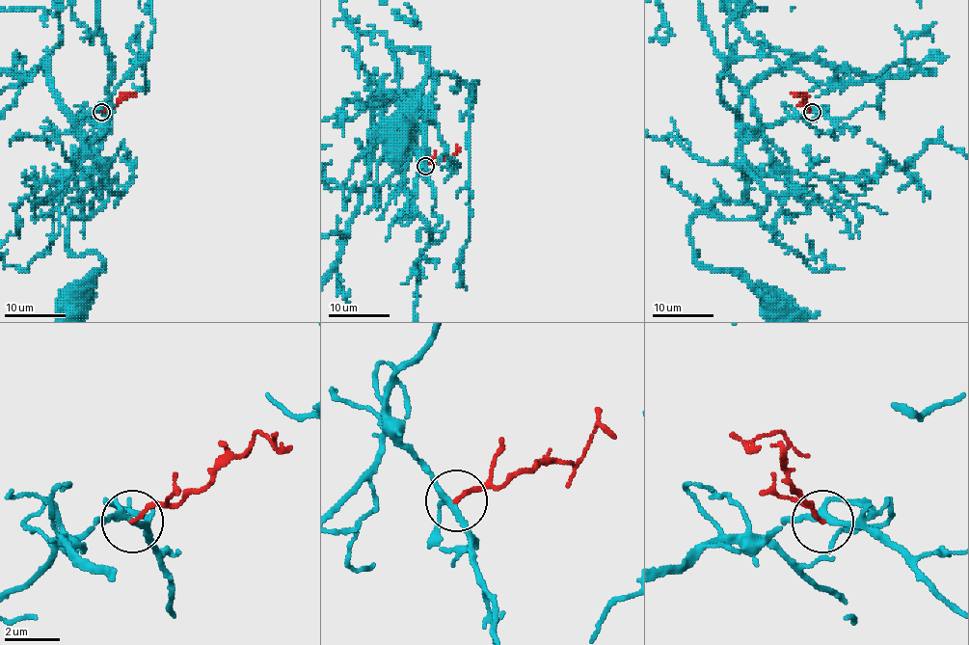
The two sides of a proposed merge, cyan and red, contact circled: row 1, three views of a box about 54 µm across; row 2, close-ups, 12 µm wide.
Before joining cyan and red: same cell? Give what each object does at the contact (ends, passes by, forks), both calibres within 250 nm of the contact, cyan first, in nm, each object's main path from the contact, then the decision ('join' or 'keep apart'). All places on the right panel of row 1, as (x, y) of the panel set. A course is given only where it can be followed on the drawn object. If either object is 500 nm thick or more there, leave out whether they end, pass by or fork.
cyan forks | red ends | 170/150 nm | cyan via (813, 112), (740, 143), (766, 194), (756, 215), (698, 212), (688, 229), (695, 258), (742, 275), (776, 308) | red via (812, 112), (804, 101), (804, 94), (792, 93) | keep apart

